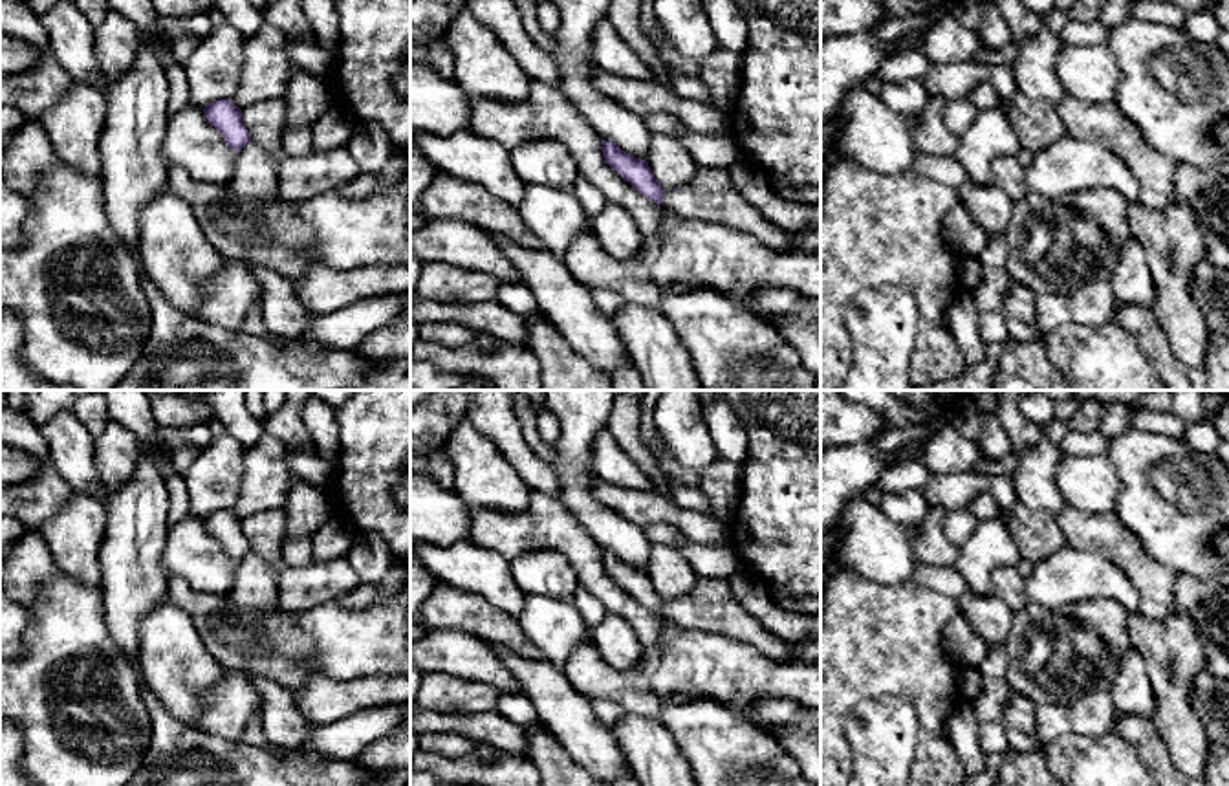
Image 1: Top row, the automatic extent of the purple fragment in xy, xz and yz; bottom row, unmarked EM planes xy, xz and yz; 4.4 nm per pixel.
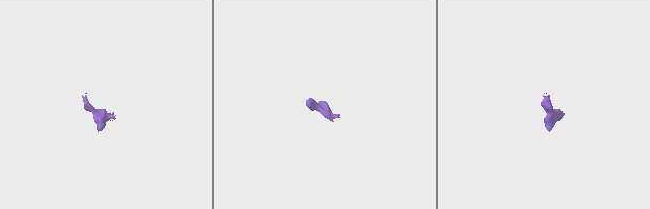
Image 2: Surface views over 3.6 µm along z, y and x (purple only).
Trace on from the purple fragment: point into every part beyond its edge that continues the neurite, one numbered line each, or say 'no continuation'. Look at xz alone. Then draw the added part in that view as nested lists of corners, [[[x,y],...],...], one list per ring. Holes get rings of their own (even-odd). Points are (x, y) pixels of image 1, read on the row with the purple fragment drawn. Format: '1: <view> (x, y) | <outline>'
1: xz (711, 195) | [[[700,167],[696,174],[680,187],[667,192],[663,205],[691,220],[711,222],[753,235],[773,249],[789,249],[789,235],[773,225],[736,189],[729,169]]]

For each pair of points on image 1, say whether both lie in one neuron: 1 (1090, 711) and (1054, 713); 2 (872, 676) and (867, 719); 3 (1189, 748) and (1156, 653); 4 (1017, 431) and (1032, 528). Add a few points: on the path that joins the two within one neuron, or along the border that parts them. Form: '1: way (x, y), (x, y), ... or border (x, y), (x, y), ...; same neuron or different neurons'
1: way (1081, 713), (1063, 713); same neuron
2: border (911, 704), (898, 697), (861, 698), (843, 728); different neurons
3: way (1178, 724), (1173, 711), (1173, 689), (1165, 676); same neuron
4: border (973, 469), (984, 475), (1010, 475); different neurons

